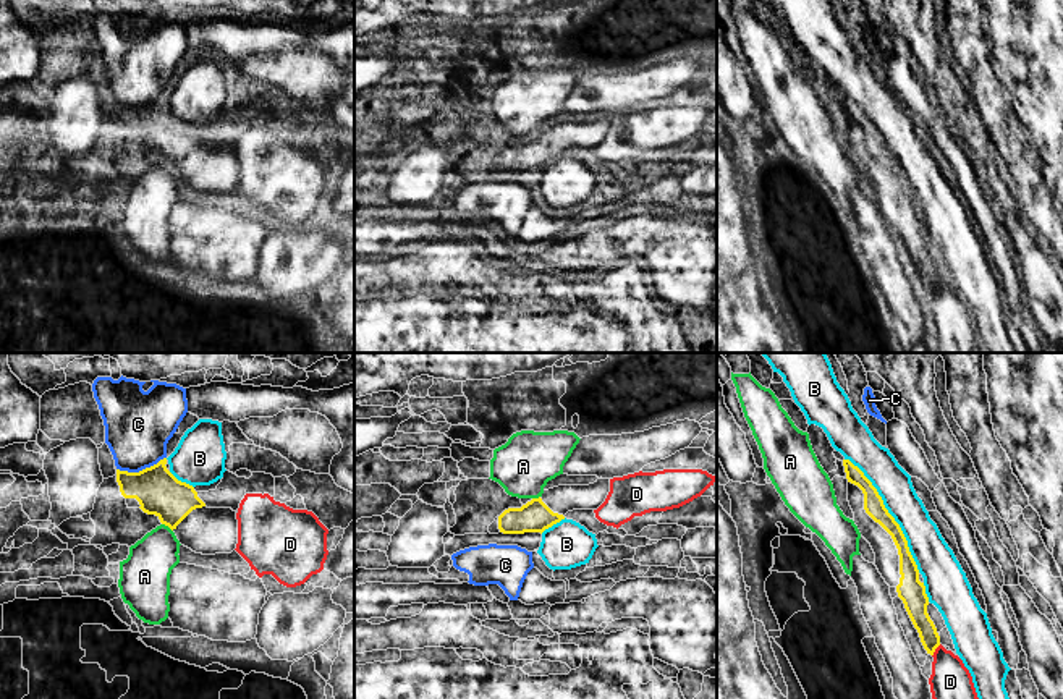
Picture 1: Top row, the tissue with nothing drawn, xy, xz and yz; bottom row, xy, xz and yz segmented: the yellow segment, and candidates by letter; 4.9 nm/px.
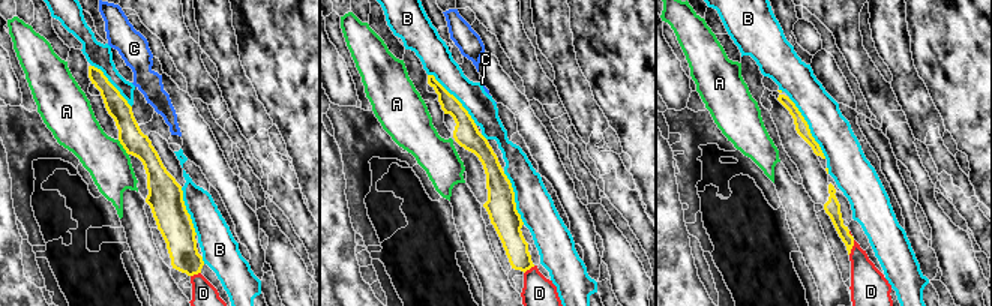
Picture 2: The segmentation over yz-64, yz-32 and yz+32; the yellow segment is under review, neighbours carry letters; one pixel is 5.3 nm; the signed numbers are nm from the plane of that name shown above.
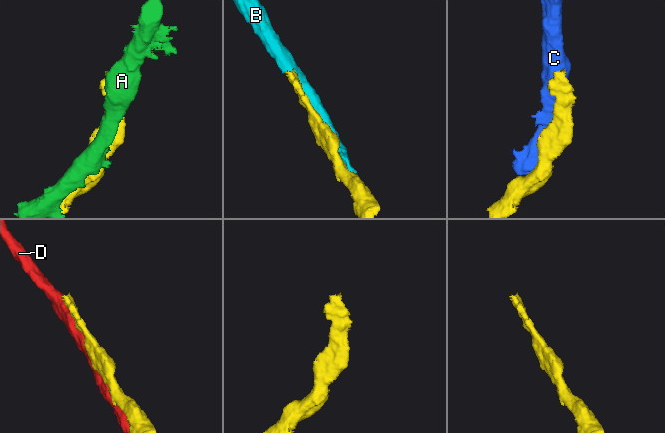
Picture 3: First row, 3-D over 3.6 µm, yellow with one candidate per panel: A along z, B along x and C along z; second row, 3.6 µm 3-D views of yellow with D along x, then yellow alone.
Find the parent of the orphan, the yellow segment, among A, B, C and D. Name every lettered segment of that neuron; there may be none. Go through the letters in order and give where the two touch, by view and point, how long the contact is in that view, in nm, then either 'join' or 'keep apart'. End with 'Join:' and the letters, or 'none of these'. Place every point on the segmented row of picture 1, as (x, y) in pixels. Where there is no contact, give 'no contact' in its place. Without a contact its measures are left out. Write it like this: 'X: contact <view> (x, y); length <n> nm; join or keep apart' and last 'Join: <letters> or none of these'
A: contact xy (167, 525); length 70 nm; keep apart
B: contact yz (889, 513); length 700 nm; keep apart
C: contact xy (143, 470); length 260 nm; keep apart
D: contact yz (934, 651); length 80 nm; keep apart
Join: none of these

